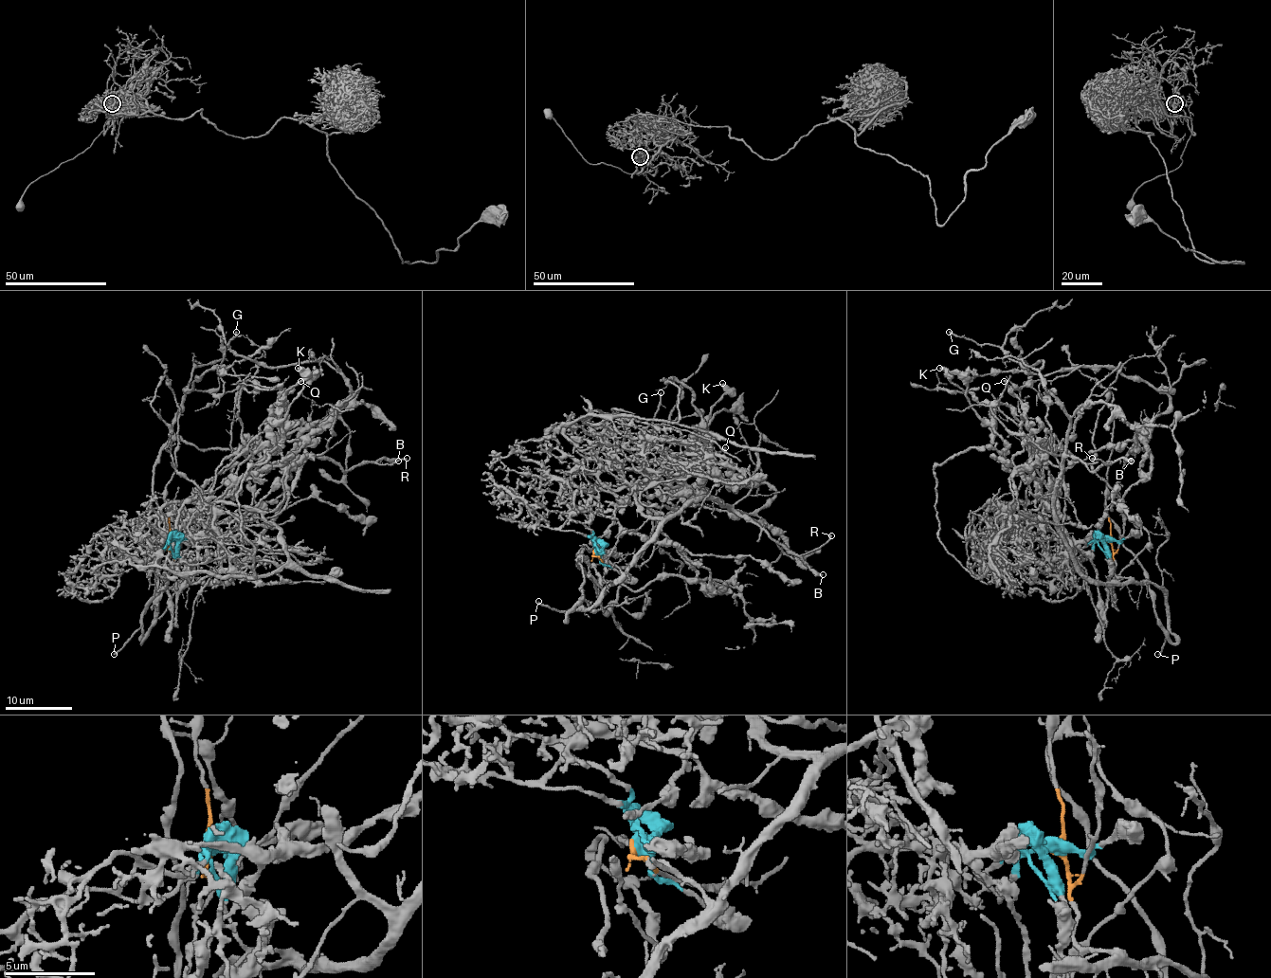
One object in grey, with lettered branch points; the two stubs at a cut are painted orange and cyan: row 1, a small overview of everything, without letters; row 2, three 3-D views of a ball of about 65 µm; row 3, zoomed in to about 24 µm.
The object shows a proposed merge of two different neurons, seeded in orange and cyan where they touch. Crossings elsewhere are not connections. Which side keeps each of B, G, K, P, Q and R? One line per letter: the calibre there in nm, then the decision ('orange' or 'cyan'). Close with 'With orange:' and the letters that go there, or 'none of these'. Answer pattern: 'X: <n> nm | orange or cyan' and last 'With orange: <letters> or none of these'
B: 400 nm | orange
G: 200 nm | orange
K: 480 nm | cyan
P: 200 nm | orange
Q: 220 nm | cyan
R: 200 nm | orange
With orange: B, G, P, R

